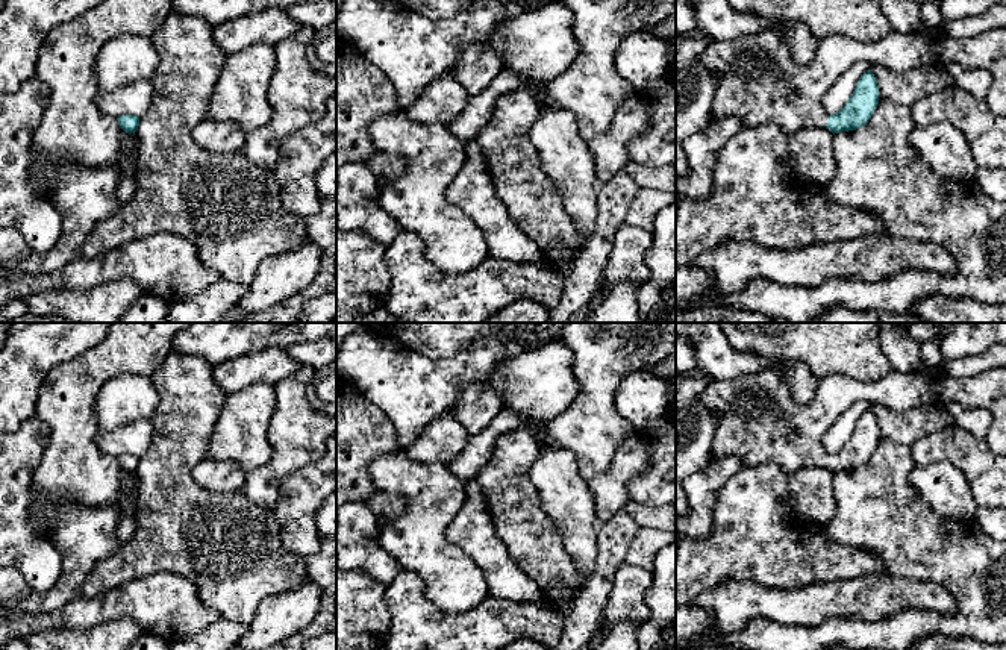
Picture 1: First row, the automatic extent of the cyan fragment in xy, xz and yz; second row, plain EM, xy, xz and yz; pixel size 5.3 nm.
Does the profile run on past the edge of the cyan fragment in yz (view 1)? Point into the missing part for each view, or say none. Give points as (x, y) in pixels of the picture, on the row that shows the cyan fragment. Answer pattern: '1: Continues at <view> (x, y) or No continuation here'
1: Continues at yz (759, 82)

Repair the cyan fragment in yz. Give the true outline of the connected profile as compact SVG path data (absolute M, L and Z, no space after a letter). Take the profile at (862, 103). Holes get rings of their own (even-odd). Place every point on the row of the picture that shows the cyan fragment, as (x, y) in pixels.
M764 30L735 39L714 41L703 50L701 64L720 76L712 102L714 118L736 117L745 127L774 124L785 136L809 127L824 127L833 135L856 130L868 123L879 103L879 85L871 71L861 76L845 106L835 115L823 108L823 97L836 79L853 64L868 61L903 74L918 65L938 62L933 41L921 32L889 32L874 42L859 42L844 35L830 35L818 41L812 62L797 64L777 30Z

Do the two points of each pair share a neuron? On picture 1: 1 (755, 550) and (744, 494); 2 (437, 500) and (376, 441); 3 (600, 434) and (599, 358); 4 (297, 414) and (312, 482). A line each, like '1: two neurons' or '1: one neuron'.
1: one neuron
2: two neurons
3: one neuron
4: two neurons

